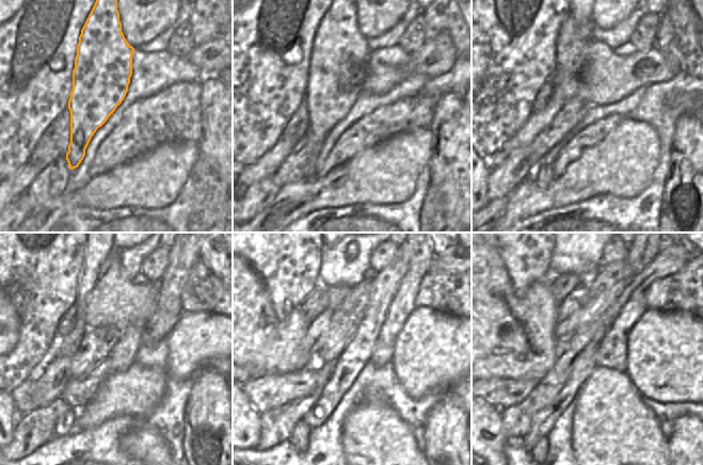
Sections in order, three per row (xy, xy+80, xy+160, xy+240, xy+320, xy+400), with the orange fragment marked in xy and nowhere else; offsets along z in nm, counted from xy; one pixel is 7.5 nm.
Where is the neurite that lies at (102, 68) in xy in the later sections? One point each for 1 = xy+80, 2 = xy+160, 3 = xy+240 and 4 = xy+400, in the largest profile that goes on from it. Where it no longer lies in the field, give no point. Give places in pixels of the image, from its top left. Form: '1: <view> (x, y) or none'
1: xy+80 (339, 54)
2: xy+160 (573, 37)
3: xy+240 (65, 423)
4: xy+400 (541, 449)

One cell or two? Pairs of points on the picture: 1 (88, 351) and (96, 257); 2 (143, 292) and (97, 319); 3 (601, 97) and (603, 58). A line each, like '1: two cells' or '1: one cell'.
1: two cells
2: one cell
3: one cell

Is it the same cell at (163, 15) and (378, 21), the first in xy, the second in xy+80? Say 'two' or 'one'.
one

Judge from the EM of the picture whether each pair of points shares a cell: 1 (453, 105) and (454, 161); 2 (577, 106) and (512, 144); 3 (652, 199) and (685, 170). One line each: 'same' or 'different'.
1: same
2: different
3: different

